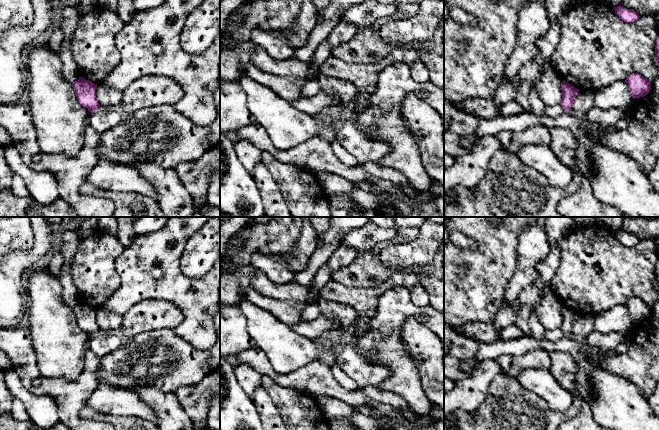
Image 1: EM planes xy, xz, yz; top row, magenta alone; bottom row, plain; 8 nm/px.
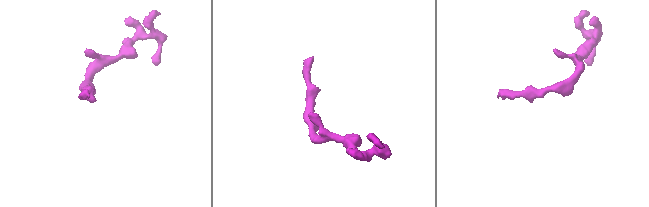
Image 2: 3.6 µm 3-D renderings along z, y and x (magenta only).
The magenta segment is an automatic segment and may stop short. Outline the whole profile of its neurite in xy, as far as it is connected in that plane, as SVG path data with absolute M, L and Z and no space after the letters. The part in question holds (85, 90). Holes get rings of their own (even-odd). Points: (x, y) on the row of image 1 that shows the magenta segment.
M79 77L79 79L73 83L73 89L76 93L78 102L90 112L97 111L101 108L96 98L97 84L83 77Z

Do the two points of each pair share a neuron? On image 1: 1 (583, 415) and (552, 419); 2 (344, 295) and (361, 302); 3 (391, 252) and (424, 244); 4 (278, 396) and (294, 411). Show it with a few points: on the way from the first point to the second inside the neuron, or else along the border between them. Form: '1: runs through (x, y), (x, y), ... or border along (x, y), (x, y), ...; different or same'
1: border along (578, 402), (578, 412), (570, 419); different
2: runs through (348, 295), (357, 298); same
3: runs through (399, 252), (416, 252); same
4: runs through (282, 399), (290, 407); same

